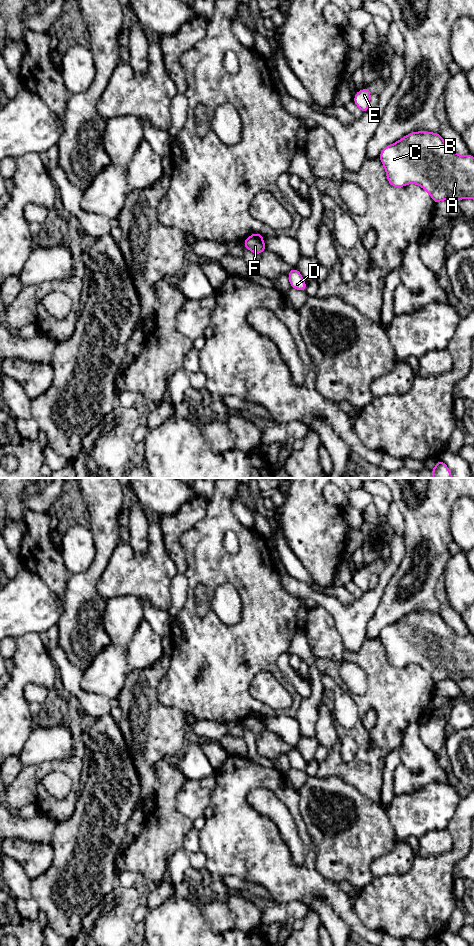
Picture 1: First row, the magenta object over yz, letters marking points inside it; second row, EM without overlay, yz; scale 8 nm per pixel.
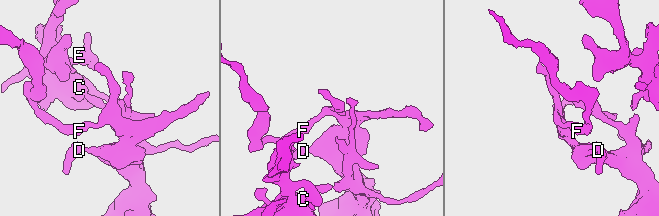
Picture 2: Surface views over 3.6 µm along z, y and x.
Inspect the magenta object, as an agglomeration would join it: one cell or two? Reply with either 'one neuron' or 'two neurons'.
two neurons

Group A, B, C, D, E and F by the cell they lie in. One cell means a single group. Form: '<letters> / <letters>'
A B C D E / F

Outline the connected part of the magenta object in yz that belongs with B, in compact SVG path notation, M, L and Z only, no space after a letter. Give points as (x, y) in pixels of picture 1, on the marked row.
M419 131L411 132L397 142L382 149L379 159L386 170L388 182L395 188L402 188L407 184L418 184L427 191L436 204L443 200L453 200L456 203L463 198L474 199L474 156L461 156L443 140L439 133Z

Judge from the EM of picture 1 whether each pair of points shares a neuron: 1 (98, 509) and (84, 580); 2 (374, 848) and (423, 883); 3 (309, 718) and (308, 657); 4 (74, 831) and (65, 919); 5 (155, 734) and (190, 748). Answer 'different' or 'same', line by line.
1: same
2: different
3: same
4: same
5: different

